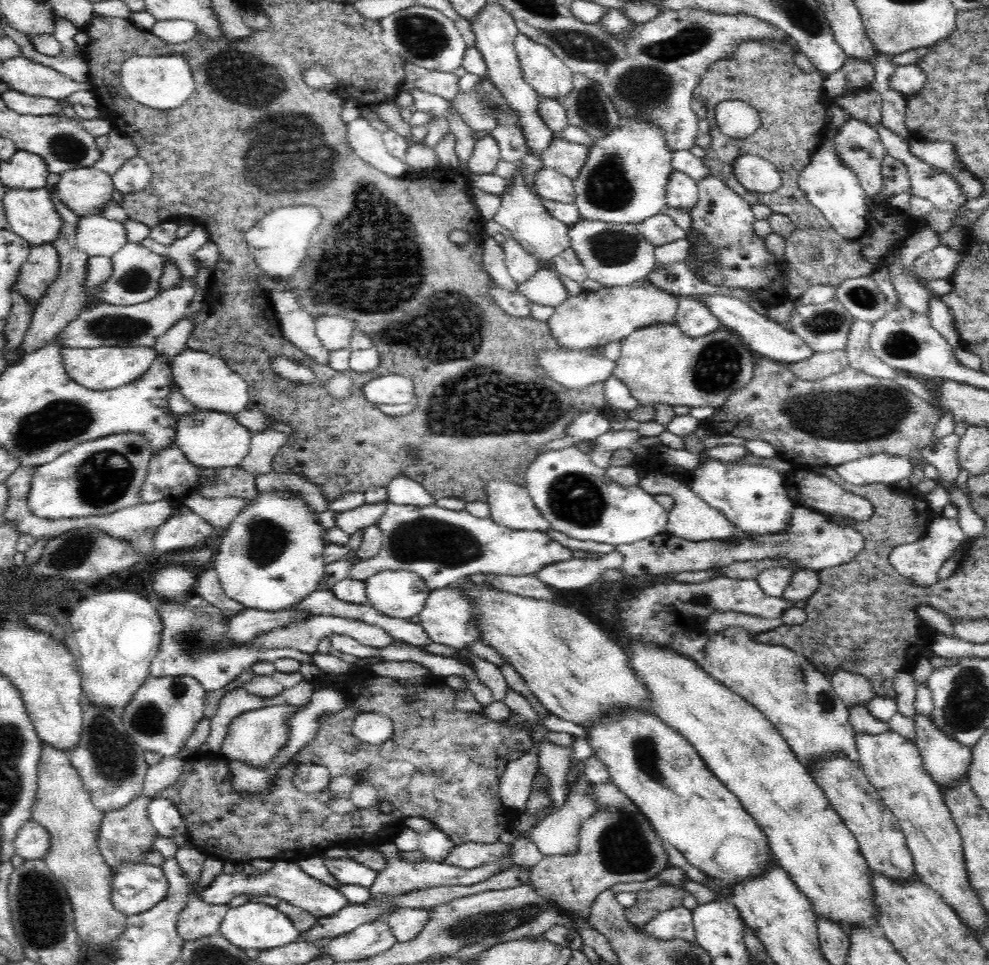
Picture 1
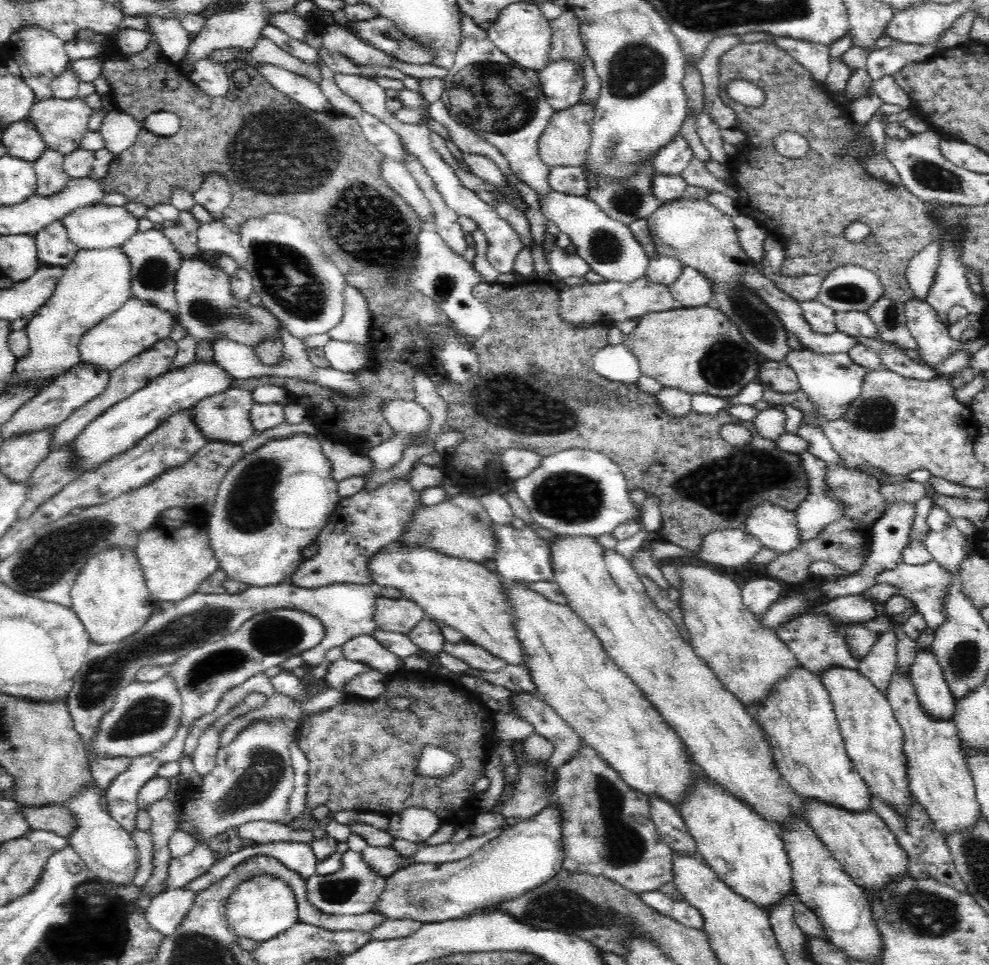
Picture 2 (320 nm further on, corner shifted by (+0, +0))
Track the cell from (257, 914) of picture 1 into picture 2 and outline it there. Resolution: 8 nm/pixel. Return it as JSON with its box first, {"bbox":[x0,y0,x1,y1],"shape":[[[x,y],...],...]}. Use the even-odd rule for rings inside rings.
{"bbox":[225,874,299,943],"shape":[[[267,874],[256,876],[238,886],[238,890],[226,904],[225,913],[230,928],[239,937],[259,943],[279,937],[299,922],[297,900],[292,889],[281,880]]]}

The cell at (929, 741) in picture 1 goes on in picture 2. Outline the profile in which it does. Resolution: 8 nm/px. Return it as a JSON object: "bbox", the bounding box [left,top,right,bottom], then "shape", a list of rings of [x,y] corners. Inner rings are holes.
{"bbox":[910,650,955,721],"shape":[[[920,650],[910,670],[910,681],[927,716],[935,721],[953,720],[955,702],[931,650]]]}

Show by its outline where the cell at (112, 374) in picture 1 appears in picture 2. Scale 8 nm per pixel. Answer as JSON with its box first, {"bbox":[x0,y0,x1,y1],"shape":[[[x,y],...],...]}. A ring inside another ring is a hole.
{"bbox":[79,297,173,373],"shape":[[[130,297],[120,310],[116,310],[96,326],[92,326],[82,336],[79,344],[81,362],[93,366],[100,372],[113,373],[118,366],[125,365],[138,354],[150,350],[155,342],[168,337],[173,322],[171,314],[150,306],[147,302]]]}

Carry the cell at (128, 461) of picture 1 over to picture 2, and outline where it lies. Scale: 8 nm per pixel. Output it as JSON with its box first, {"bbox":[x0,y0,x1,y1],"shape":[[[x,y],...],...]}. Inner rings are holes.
{"bbox":[70,362,231,477],"shape":[[[192,362],[184,370],[169,370],[166,374],[152,378],[148,386],[142,390],[134,392],[130,398],[120,400],[106,410],[99,418],[90,422],[88,426],[76,437],[71,446],[70,469],[77,473],[78,477],[92,472],[112,461],[114,457],[120,456],[134,446],[142,442],[148,434],[152,434],[162,423],[166,423],[168,418],[181,412],[189,410],[197,405],[203,398],[225,392],[230,384],[231,378],[224,370],[216,364]]]}

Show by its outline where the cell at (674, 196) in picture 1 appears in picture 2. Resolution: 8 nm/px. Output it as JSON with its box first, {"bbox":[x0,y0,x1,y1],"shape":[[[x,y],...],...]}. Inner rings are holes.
{"bbox":[653,134,693,177],"shape":[[[680,134],[678,139],[673,140],[669,146],[658,152],[653,161],[653,177],[683,177],[692,157],[693,151],[690,145]]]}

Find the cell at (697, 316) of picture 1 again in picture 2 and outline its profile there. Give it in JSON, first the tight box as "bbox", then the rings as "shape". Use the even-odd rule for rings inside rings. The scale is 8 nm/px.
{"bbox":[669,266,714,307],"shape":[[[687,266],[680,279],[669,289],[681,307],[714,305],[714,289],[711,281],[694,268]]]}

